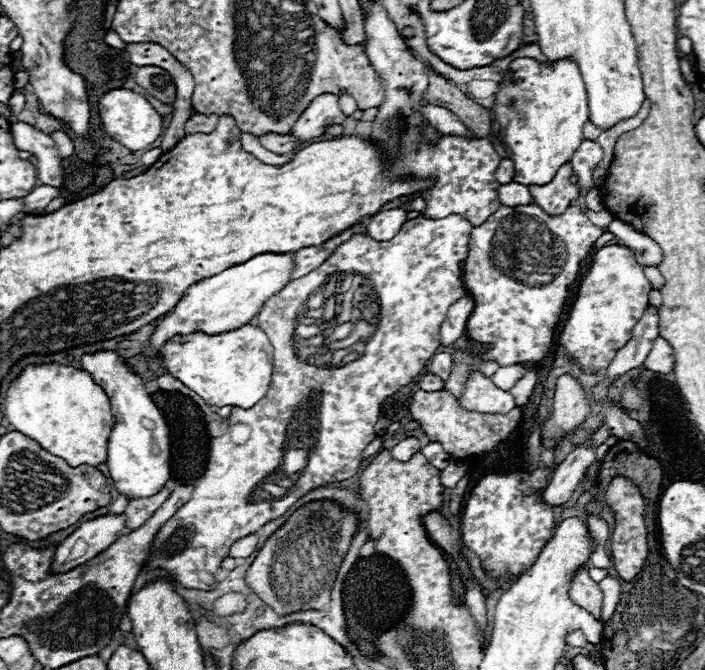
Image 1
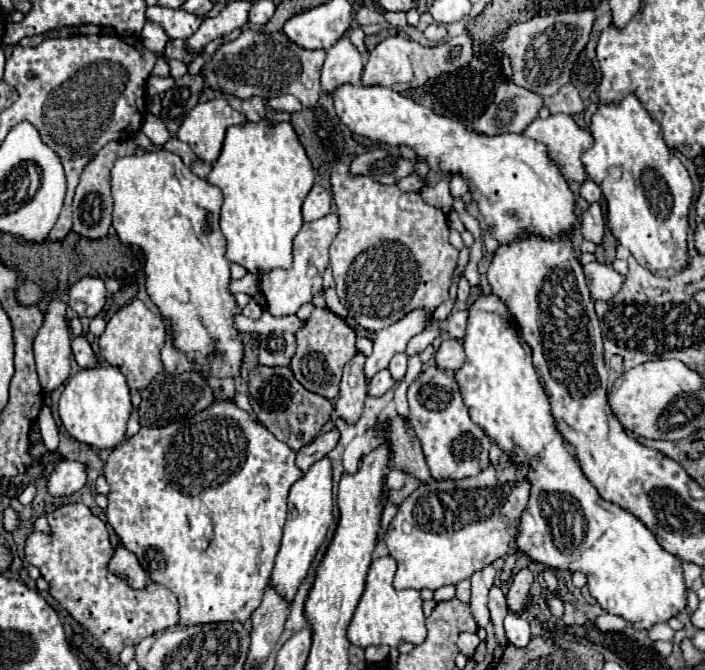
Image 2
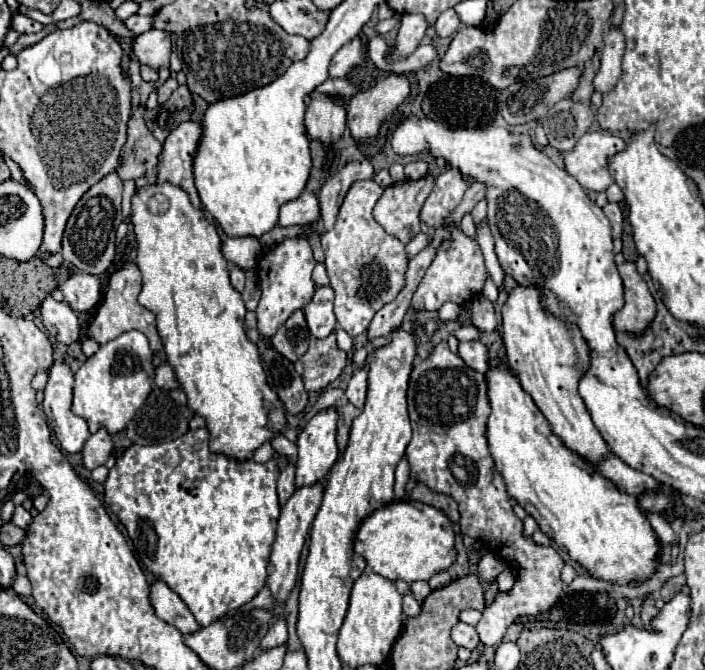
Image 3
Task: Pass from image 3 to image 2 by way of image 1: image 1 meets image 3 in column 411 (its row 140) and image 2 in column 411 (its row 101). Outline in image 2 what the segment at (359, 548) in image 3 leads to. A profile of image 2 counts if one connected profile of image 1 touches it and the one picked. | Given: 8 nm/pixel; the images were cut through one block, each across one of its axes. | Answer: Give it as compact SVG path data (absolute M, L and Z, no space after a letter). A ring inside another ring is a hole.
M502 454L498 464L490 464L478 476L462 480L432 480L414 490L398 508L398 514L390 522L386 532L386 546L390 556L396 558L398 570L394 576L394 586L398 590L438 590L446 584L458 584L468 580L474 572L490 566L494 560L508 554L510 544L518 536L518 526L522 512L528 506L532 484L528 480L528 468L516 462L510 454Z

